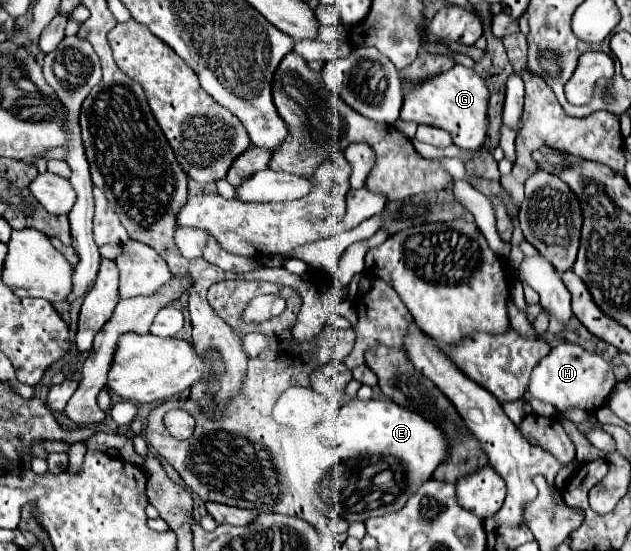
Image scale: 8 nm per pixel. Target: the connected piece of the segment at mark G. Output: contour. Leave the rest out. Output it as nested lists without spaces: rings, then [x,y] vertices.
[[[456,65],[412,87],[406,87],[400,117],[404,121],[446,129],[452,135],[454,145],[458,145],[460,149],[478,149],[484,143],[486,135],[486,105],[488,105],[488,89],[480,79],[480,75],[474,69]]]

